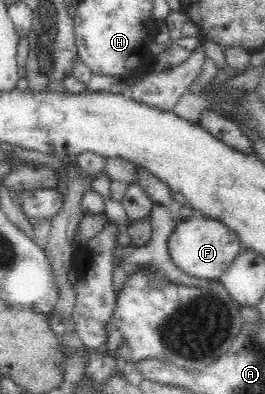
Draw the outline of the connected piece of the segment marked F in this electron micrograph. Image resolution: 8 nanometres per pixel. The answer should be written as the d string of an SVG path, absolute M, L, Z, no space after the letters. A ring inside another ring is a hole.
M194 211L186 220L180 219L169 236L168 248L175 266L185 273L201 279L218 279L231 265L233 259L243 251L237 234L223 223Z

